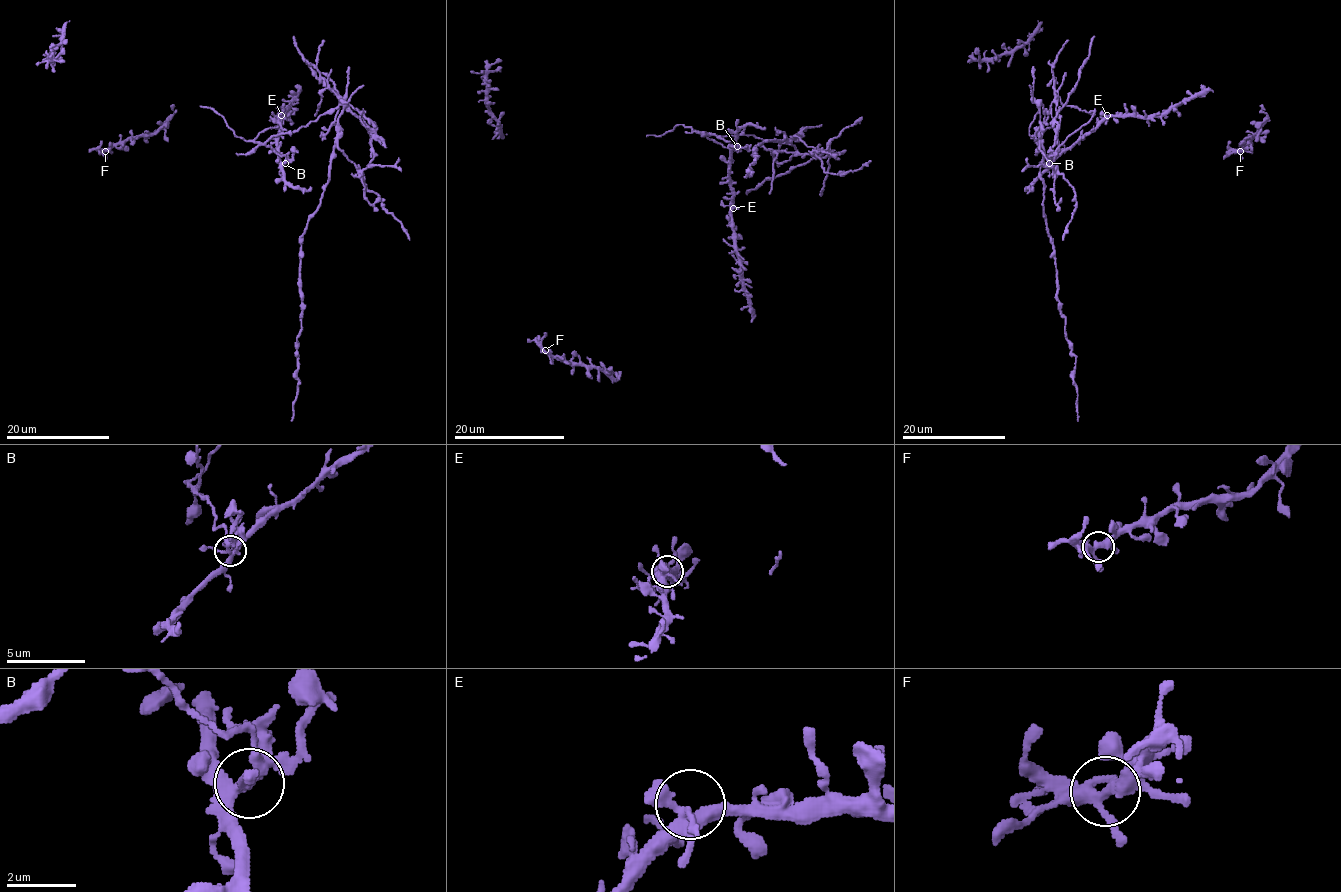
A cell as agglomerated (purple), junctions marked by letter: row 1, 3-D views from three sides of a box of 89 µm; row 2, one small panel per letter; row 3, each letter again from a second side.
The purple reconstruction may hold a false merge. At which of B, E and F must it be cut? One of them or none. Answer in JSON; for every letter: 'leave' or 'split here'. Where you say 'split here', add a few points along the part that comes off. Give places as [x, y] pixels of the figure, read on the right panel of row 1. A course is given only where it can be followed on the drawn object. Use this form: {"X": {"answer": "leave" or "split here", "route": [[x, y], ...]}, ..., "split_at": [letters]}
{"B": {"answer": "split here", "route": [[1050, 164], [1039, 143], [1046, 113], [1039, 105], [1039, 178], [1056, 268], [1056, 299], [1076, 357], [1078, 421]]}, "E": {"answer": "leave"}, "F": {"answer": "leave"}, "split_at": ["B"]}

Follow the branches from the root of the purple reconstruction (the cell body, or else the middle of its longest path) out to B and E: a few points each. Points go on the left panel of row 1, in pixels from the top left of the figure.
B: (272, 148), (285, 157), (285, 164)
E: (272, 148), (285, 157), (284, 162), (280, 161), (277, 147), (281, 115)

